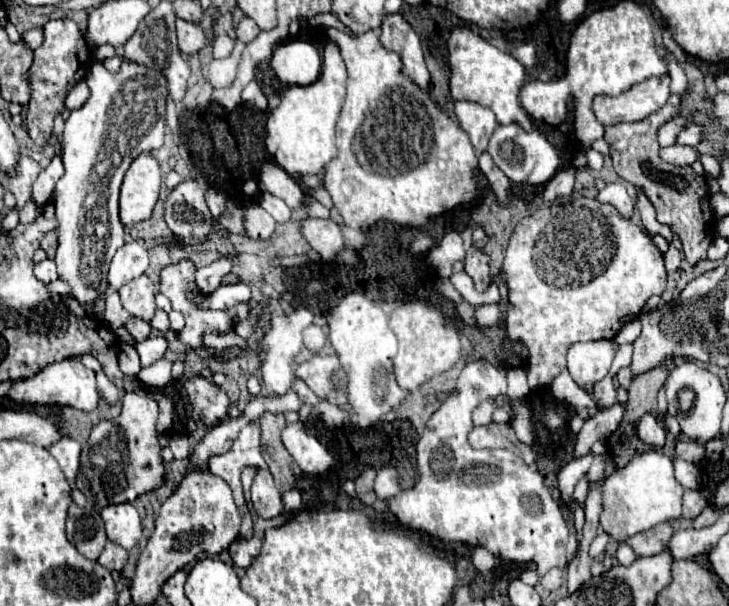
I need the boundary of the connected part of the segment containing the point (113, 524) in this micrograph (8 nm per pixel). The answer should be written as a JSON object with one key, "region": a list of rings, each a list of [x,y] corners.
{"region":[[[130,502],[106,506],[102,510],[102,520],[106,526],[108,540],[120,544],[126,550],[132,550],[140,536],[142,536],[142,524],[138,510]]]}

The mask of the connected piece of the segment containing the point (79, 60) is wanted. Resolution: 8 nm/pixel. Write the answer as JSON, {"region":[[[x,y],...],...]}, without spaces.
{"region":[[[70,18],[50,20],[44,24],[44,42],[34,50],[34,62],[28,70],[28,82],[32,98],[26,112],[26,128],[34,144],[42,146],[52,136],[52,122],[64,110],[64,98],[74,88],[76,82],[84,80],[94,62],[94,54],[88,48],[76,22]]]}

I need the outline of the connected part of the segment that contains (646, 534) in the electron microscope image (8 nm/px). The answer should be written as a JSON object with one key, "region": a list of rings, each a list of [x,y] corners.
{"region":[[[664,522],[650,530],[644,530],[642,534],[634,534],[634,538],[626,538],[624,542],[632,546],[636,556],[654,556],[666,548],[670,536],[672,536],[672,526]]]}

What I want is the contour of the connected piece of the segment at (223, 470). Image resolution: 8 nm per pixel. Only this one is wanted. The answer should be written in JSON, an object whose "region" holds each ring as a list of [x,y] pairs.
{"region":[[[250,422],[248,426],[244,426],[238,438],[234,440],[232,448],[226,454],[212,456],[208,462],[210,472],[224,478],[234,492],[234,502],[242,514],[240,538],[252,538],[252,518],[246,508],[242,484],[240,484],[240,472],[246,466],[258,466],[258,468],[266,466],[262,452],[258,452],[258,422]]]}

